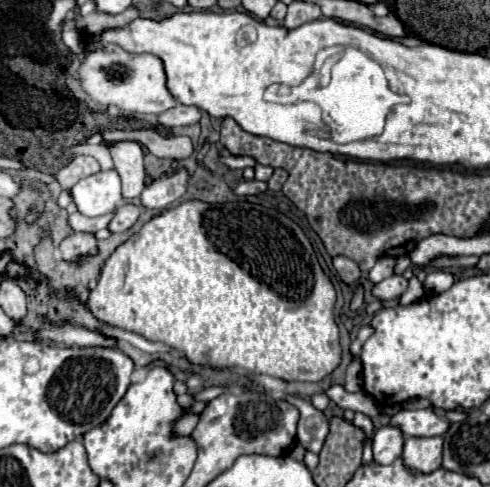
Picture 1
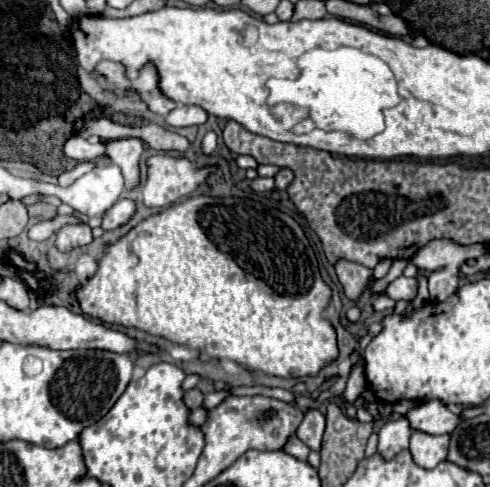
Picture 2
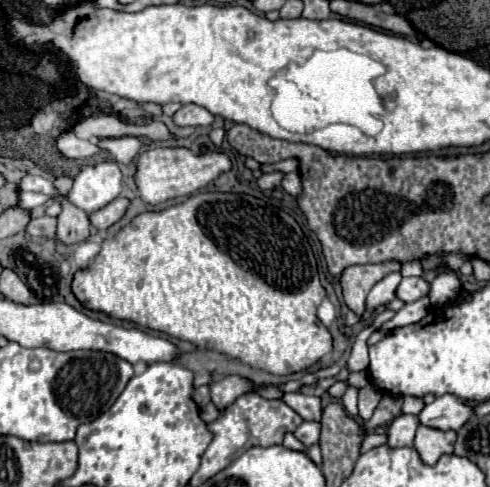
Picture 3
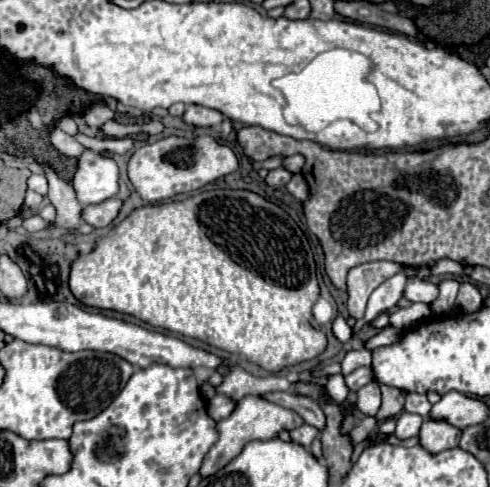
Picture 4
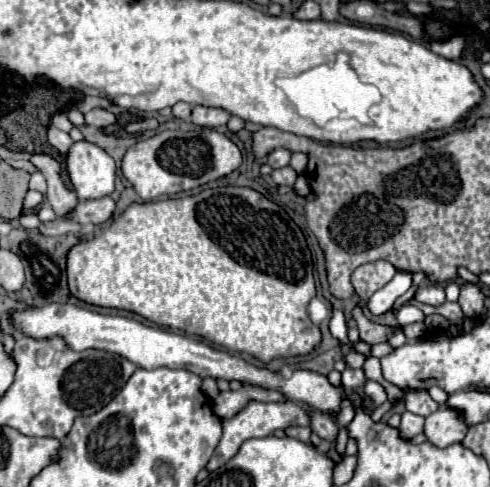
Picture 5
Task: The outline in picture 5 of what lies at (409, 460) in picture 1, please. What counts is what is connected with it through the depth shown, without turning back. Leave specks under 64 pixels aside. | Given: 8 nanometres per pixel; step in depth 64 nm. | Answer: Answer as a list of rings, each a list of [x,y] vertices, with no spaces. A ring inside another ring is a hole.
[[[438,408],[434,414],[426,418],[424,424],[426,440],[438,448],[462,442],[466,430],[468,426],[464,424],[464,420],[460,420],[456,412],[448,412],[448,408]]]

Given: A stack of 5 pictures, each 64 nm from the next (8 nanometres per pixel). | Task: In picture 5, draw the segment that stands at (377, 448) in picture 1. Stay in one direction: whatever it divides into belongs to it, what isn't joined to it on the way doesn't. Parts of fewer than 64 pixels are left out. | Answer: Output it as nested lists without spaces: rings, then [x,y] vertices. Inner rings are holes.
[[[412,412],[402,414],[402,422],[398,426],[398,432],[400,432],[402,438],[412,438],[416,434],[422,434],[422,428],[424,428],[424,418],[422,416],[412,414]]]

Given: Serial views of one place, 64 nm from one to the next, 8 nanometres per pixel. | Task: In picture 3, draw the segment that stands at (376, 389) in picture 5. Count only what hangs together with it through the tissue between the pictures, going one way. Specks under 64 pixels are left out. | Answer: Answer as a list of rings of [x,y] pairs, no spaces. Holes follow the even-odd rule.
[[[368,384],[368,386],[360,388],[360,396],[358,396],[358,410],[360,410],[360,418],[362,418],[362,420],[370,420],[370,418],[372,418],[372,412],[374,412],[374,408],[378,406],[380,398],[382,398],[380,390],[372,388],[372,384]]]

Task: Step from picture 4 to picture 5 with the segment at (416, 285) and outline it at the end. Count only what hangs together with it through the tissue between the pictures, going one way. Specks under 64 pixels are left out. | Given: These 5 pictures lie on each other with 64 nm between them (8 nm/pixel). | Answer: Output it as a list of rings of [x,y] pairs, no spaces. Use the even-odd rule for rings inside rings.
[[[430,284],[430,286],[416,286],[414,290],[414,300],[430,306],[440,306],[444,304],[444,288]]]

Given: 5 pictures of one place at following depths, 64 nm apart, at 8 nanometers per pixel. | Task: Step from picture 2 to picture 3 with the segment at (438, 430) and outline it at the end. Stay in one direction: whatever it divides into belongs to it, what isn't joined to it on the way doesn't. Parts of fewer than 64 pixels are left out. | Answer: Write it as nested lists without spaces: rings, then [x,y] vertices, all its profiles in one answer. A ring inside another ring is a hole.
[[[440,396],[420,410],[418,420],[422,426],[436,430],[460,430],[470,416],[472,408],[456,396]]]

